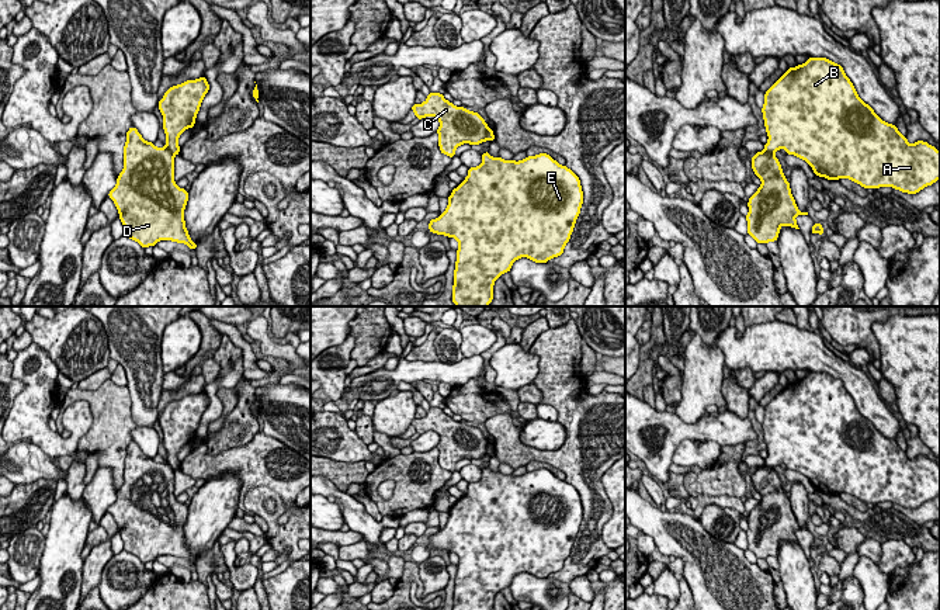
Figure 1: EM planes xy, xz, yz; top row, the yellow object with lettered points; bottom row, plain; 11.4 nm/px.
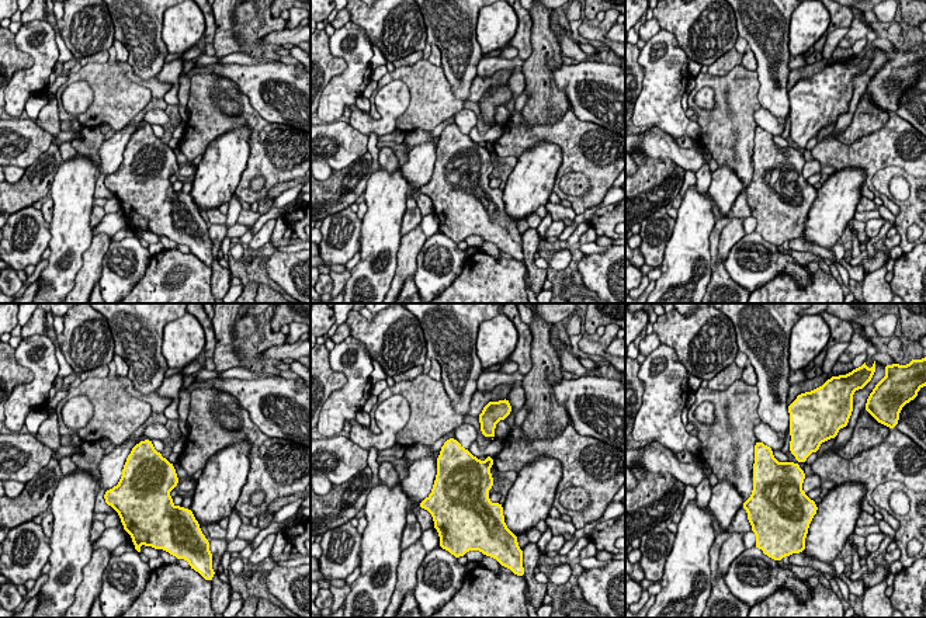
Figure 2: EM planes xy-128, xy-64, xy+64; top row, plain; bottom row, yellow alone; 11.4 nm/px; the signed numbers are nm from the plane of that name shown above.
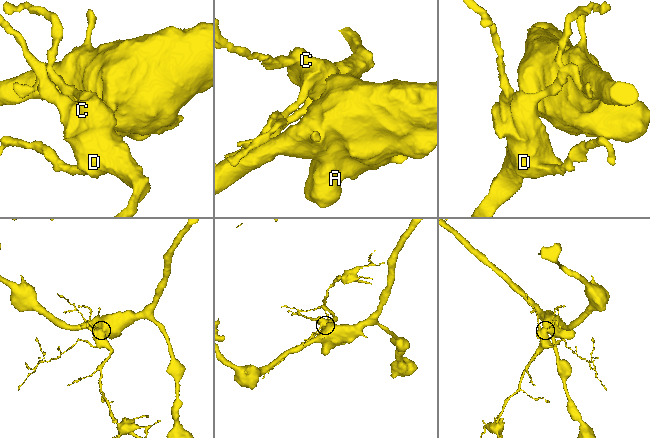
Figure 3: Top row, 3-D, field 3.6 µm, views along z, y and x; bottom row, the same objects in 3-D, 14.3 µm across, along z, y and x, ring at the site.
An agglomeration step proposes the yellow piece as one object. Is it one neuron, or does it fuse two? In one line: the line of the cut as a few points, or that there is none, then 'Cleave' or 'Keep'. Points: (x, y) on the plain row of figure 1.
Split along yz (763, 465), (773, 468). Cleave

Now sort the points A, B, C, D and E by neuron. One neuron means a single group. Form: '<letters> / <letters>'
A B E / C D

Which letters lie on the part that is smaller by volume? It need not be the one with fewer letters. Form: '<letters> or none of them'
C, D

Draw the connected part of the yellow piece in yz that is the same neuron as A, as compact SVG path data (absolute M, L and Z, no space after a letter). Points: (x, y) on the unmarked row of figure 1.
M808 372L804 379L787 387L764 408L762 423L769 451L764 467L774 468L781 462L787 469L805 475L815 491L828 495L849 493L864 503L892 502L902 507L916 509L940 493L940 467L927 457L909 458L896 440L882 436L866 419L840 379L826 372Z

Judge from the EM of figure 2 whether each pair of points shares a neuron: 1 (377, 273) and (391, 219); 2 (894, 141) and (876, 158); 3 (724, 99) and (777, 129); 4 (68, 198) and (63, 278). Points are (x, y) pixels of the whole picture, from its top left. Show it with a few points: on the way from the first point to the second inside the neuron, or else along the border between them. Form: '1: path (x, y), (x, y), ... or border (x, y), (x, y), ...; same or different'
1: path (378, 260), (381, 232); same
2: path (890, 145), (880, 153); same
3: border (760, 106), (753, 114), (756, 125); different
4: path (70, 218), (70, 246), (76, 253), (75, 259); same

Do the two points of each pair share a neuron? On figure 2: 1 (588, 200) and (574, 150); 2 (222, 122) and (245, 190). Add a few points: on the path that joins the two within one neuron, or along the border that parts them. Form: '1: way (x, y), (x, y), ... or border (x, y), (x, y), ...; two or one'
1: way (596, 187), (596, 173), (586, 163); one
2: way (246, 120), (259, 131), (257, 166); one

